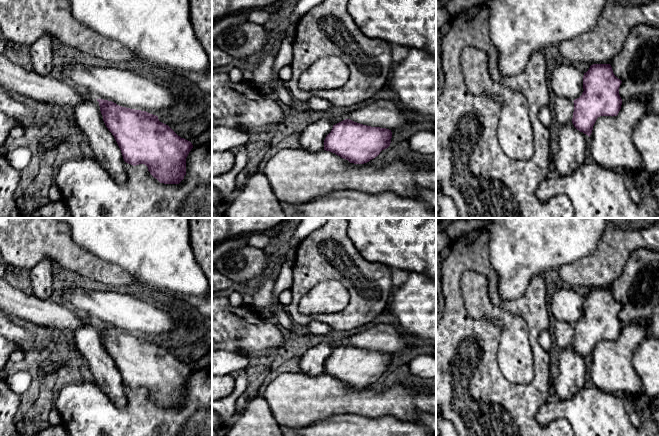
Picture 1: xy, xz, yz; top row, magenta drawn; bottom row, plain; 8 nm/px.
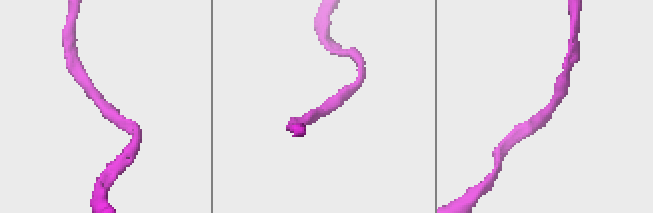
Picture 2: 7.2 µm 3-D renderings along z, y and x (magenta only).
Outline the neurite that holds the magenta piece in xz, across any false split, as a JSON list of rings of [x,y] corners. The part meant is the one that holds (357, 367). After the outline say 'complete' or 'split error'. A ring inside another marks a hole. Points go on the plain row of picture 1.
[[[321,343],[299,358],[301,372],[306,375],[330,375],[354,388],[364,388],[390,370],[392,356],[345,343],[335,349]]] | split error

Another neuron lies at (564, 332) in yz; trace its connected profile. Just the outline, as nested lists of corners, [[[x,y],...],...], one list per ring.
[[[556,321],[554,336],[558,347],[564,349],[573,342],[574,326],[563,321]]]

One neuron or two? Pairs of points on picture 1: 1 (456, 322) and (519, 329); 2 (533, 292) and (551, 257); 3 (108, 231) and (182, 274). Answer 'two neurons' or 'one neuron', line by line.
1: two neurons
2: two neurons
3: one neuron

